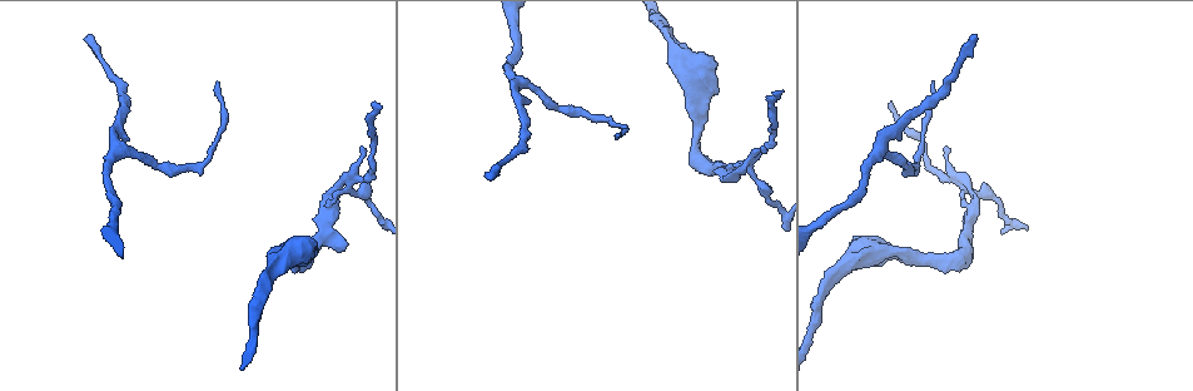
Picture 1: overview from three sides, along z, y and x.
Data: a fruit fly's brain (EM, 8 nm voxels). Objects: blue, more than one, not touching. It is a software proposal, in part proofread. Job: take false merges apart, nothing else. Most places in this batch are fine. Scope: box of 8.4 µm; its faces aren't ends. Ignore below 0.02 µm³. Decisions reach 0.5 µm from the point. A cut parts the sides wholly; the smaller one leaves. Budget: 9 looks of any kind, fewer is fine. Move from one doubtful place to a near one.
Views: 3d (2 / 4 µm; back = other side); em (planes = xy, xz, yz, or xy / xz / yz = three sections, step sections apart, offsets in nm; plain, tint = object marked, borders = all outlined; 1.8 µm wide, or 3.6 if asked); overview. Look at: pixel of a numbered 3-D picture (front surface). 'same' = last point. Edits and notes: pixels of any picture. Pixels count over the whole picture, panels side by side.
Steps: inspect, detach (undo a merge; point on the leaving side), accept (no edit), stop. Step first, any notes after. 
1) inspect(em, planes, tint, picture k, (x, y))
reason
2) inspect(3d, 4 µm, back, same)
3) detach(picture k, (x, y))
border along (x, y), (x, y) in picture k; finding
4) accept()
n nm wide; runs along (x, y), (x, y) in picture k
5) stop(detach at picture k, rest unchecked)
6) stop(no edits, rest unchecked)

inspect(3d, 4 µm, back, picture 1, (120, 147))
side arm on a straight run

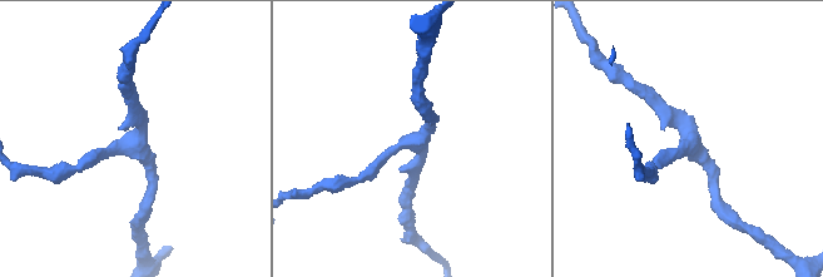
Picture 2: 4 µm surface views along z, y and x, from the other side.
inspect(em, 3.6 µm, planes, tint, picture 2, (136, 143))

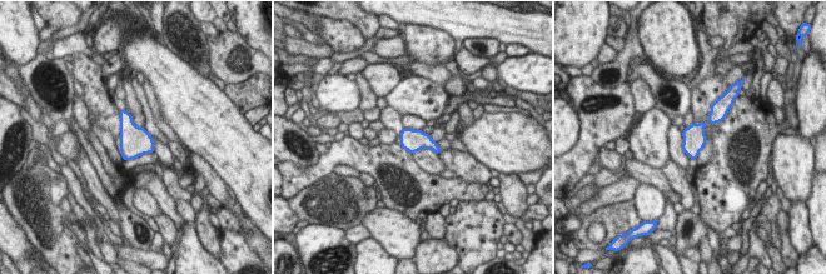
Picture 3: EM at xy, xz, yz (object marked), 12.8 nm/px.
accept()
280 nm wide; continuous, no second neuron

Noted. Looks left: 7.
inspect(em, yz, step 8, tint, picture 1, (699, 160))
sharp bend

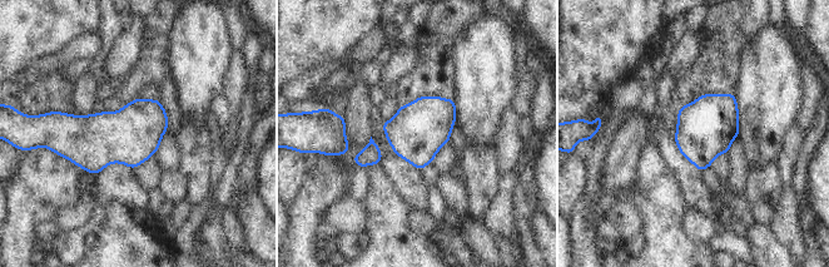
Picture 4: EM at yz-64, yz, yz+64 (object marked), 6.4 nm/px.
accept()
360 nm wide; one neuron here

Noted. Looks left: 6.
inspect(em, xz, step 8, borders, picture 1, (742, 172))
a narrow waist

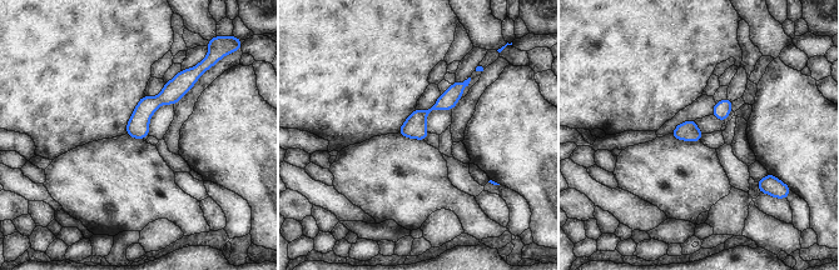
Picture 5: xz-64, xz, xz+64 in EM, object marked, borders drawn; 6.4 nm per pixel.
detach(picture 5, (182, 83))
border along (158, 96), (162, 104) in picture 5; two neurons meet here

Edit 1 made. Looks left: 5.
inspect(em, 3.6 µm, xy, step 4, plain, picture 1, (279, 263))
thick turns thin

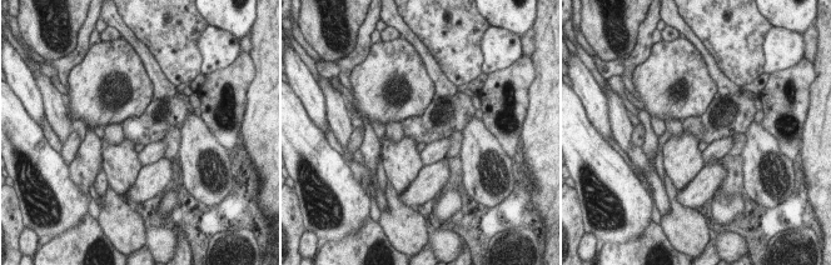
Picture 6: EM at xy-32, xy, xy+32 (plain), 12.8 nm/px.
inspect(em, 3.6 µm, xy, step 4, tint, same)

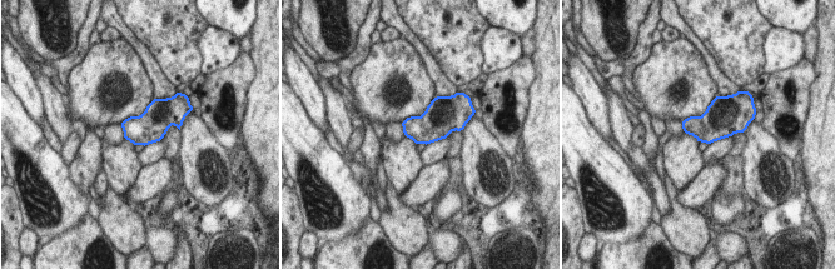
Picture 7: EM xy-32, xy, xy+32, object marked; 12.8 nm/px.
accept()
all the same neuron

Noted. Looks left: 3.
stop(detach at picture 5, rest unchecked)

